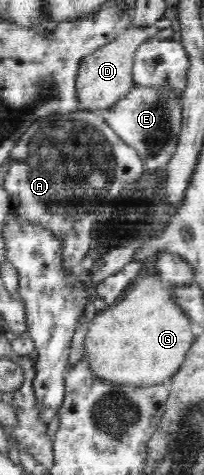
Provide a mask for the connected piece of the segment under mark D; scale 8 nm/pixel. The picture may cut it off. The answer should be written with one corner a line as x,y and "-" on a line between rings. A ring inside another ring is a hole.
131,24
115,40
81,59
75,87
81,110
99,112
111,109
117,100
129,93
129,90
134,87
132,73
135,51
141,43
155,37
158,31
159,29
155,25
135,26
135,24

